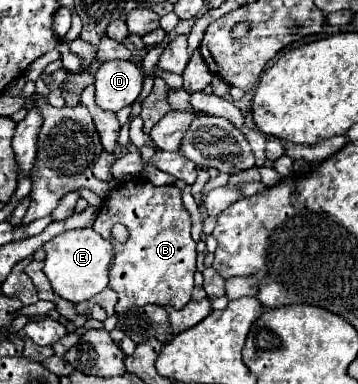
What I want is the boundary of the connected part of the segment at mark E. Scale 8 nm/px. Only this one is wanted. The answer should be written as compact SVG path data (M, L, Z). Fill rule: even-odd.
M75 229L75 231L63 231L61 235L53 237L43 245L45 261L43 261L43 273L51 281L53 291L71 301L81 303L97 293L101 293L109 285L109 267L113 263L113 245L103 239L93 229Z

